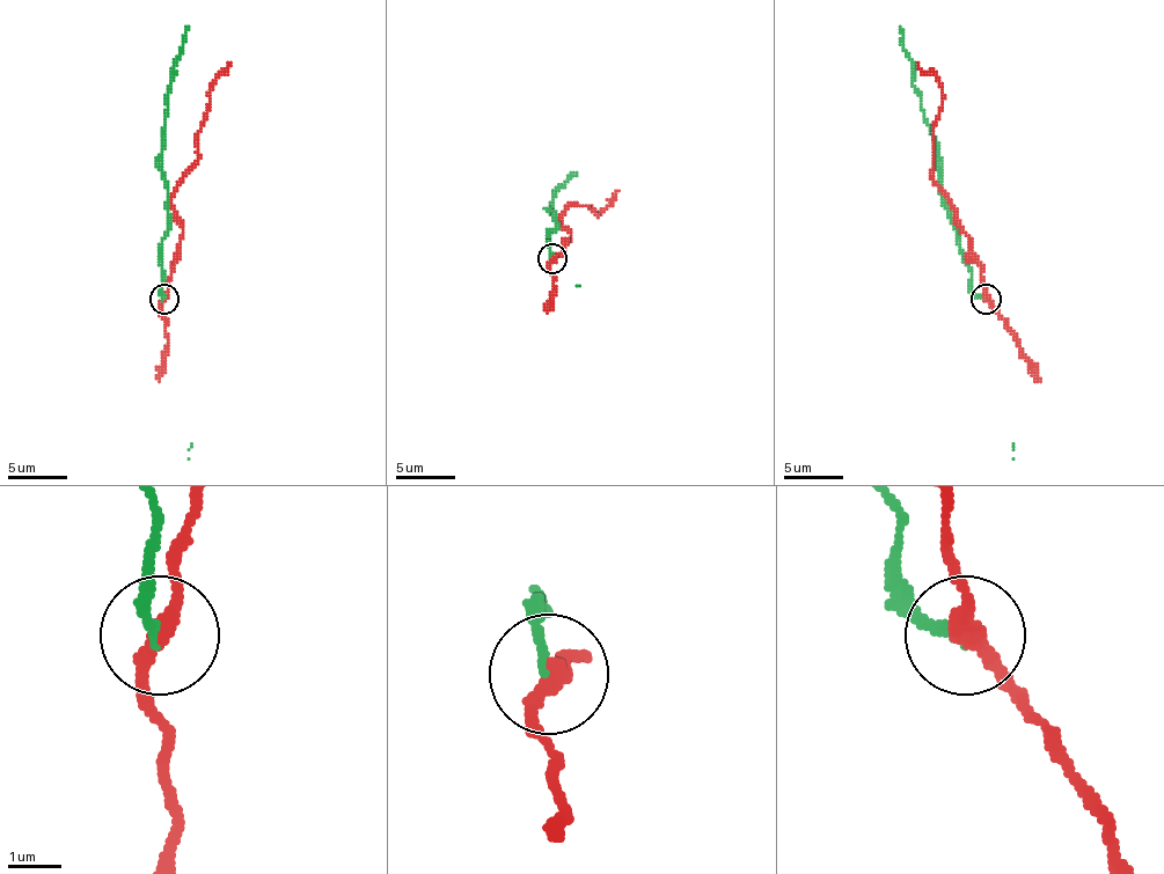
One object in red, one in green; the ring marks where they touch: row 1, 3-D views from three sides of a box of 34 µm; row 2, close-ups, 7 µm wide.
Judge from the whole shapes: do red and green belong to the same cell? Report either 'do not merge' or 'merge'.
do not merge

